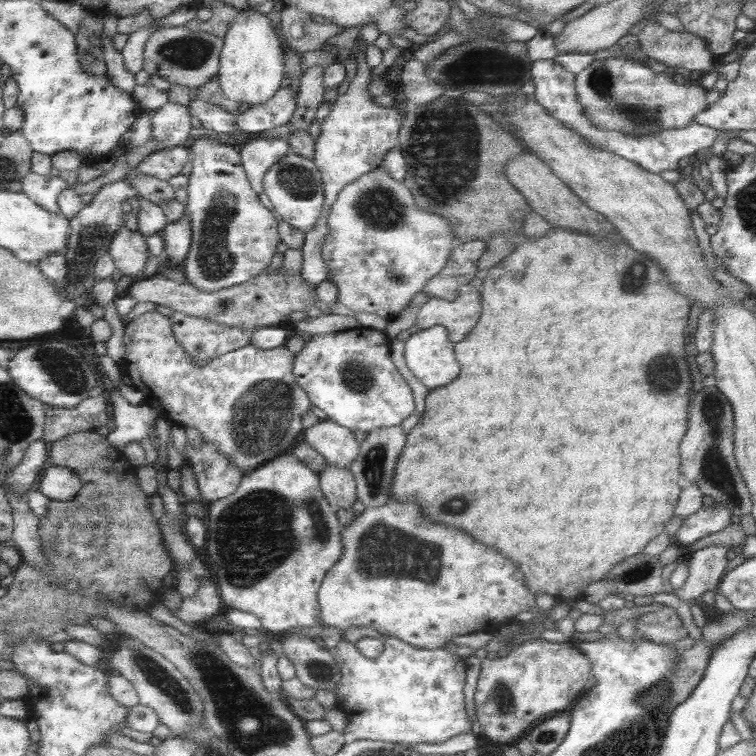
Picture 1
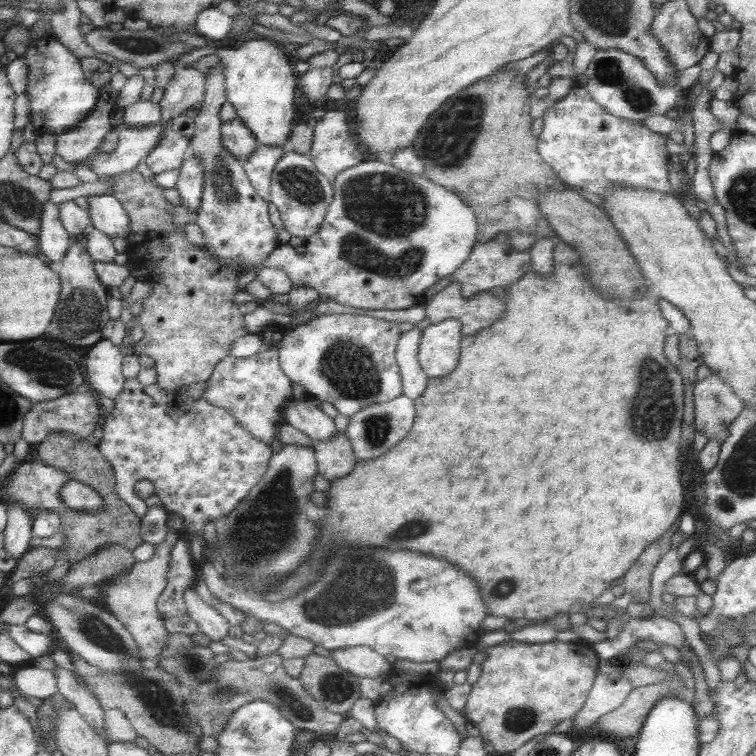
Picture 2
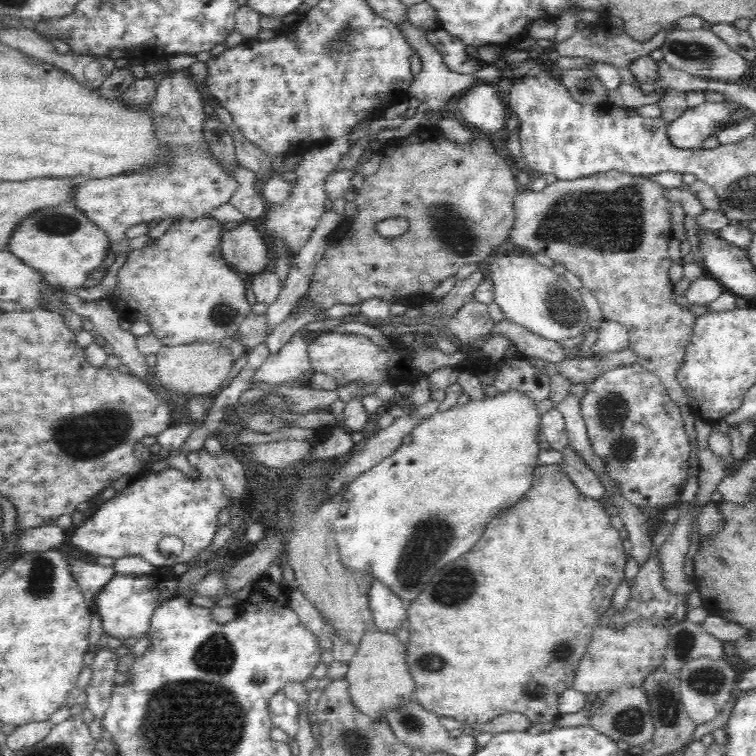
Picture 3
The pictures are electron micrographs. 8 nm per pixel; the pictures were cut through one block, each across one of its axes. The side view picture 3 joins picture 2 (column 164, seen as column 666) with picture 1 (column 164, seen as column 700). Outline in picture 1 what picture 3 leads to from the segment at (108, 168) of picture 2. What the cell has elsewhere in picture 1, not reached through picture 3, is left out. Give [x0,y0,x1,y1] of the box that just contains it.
[151,104,191,151]

